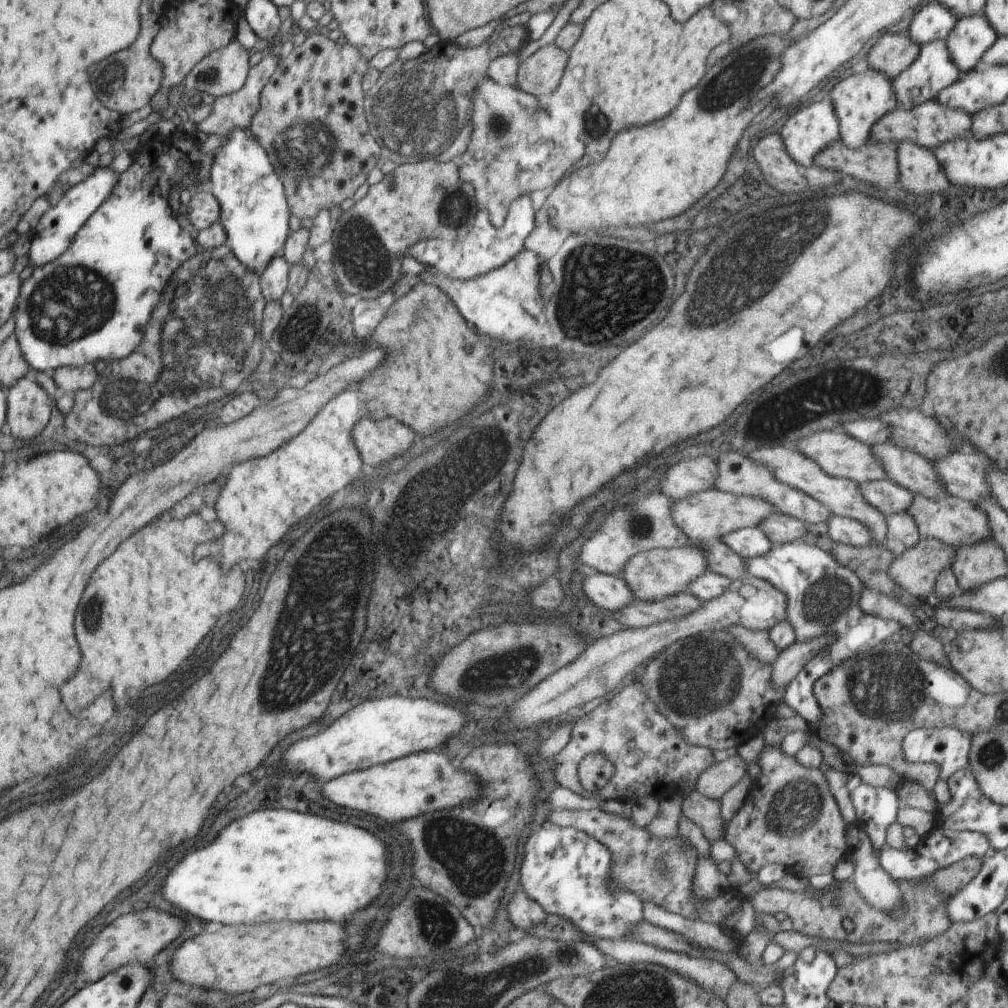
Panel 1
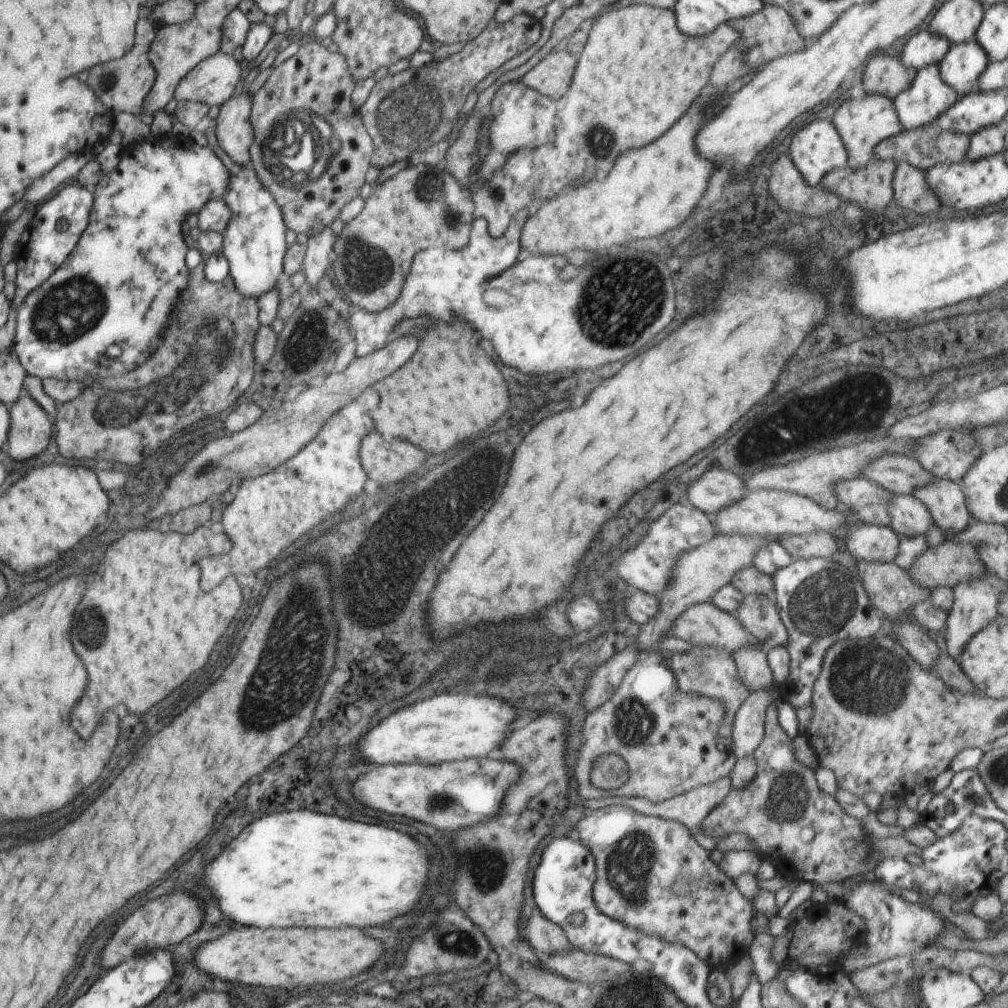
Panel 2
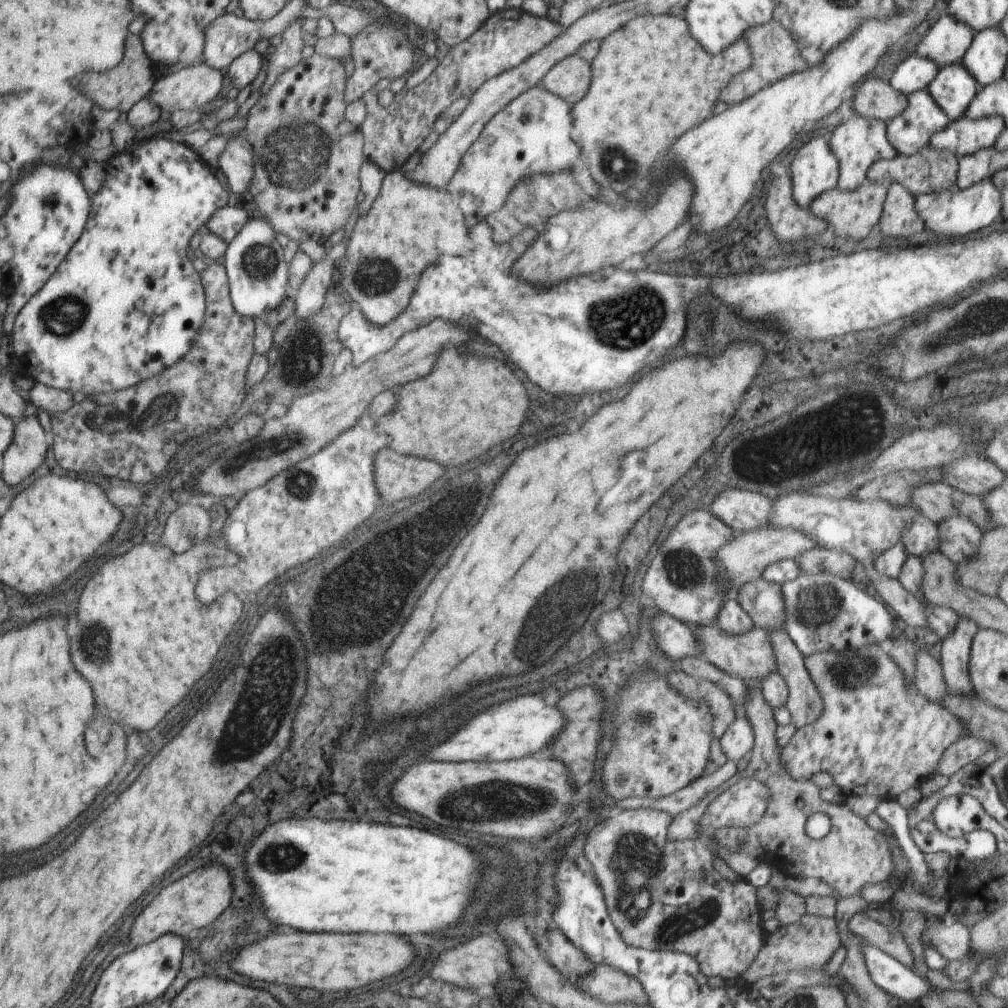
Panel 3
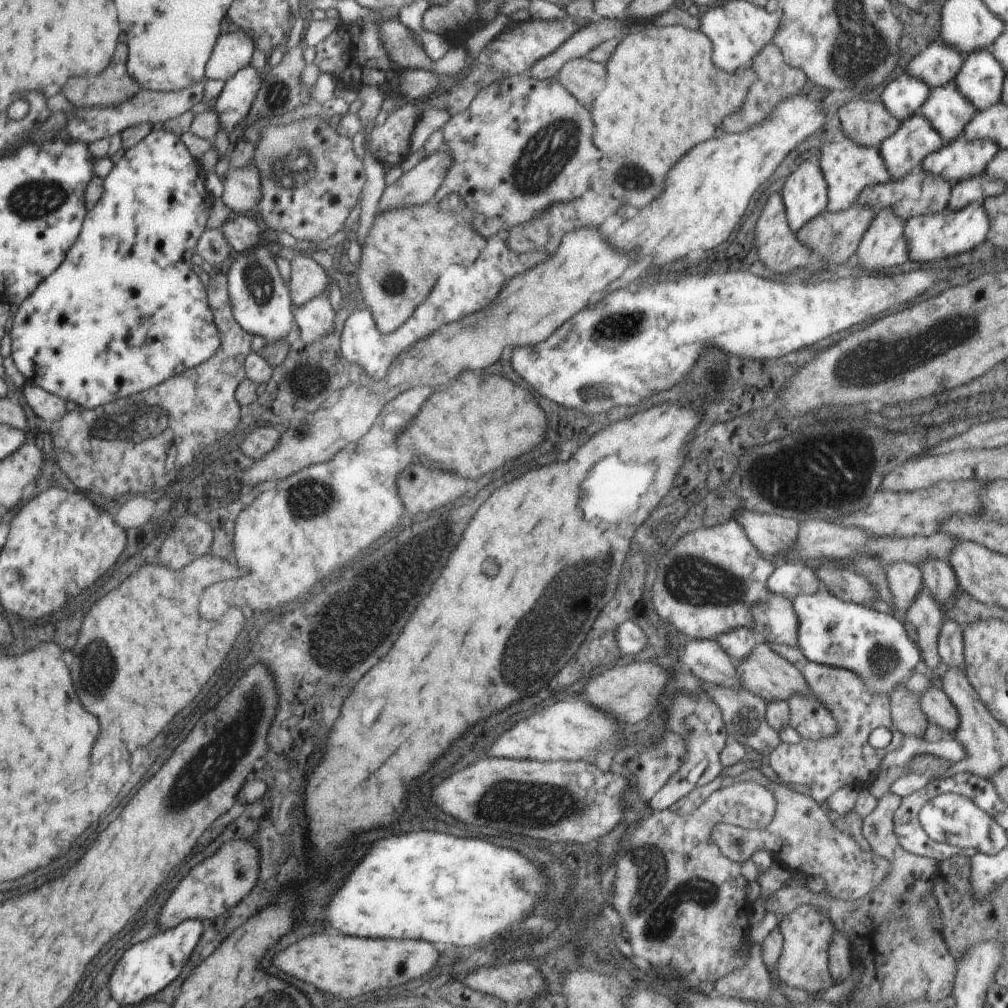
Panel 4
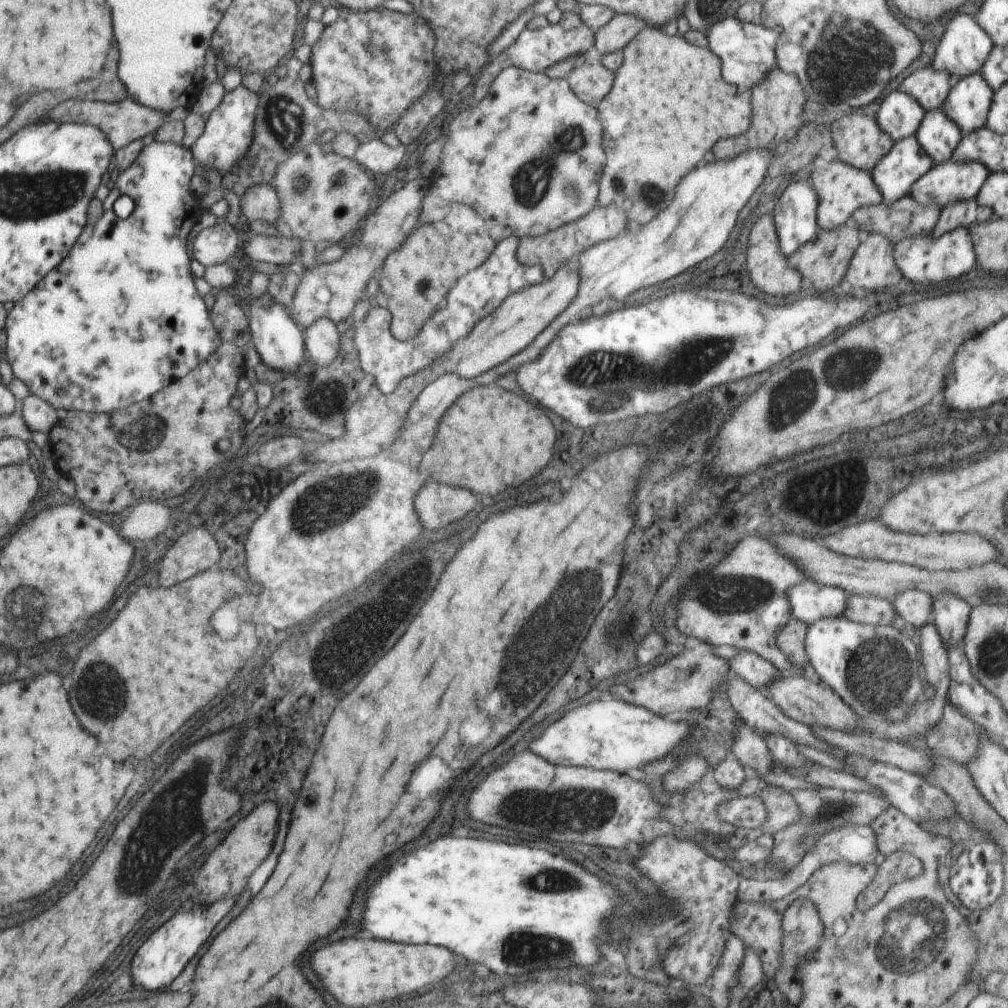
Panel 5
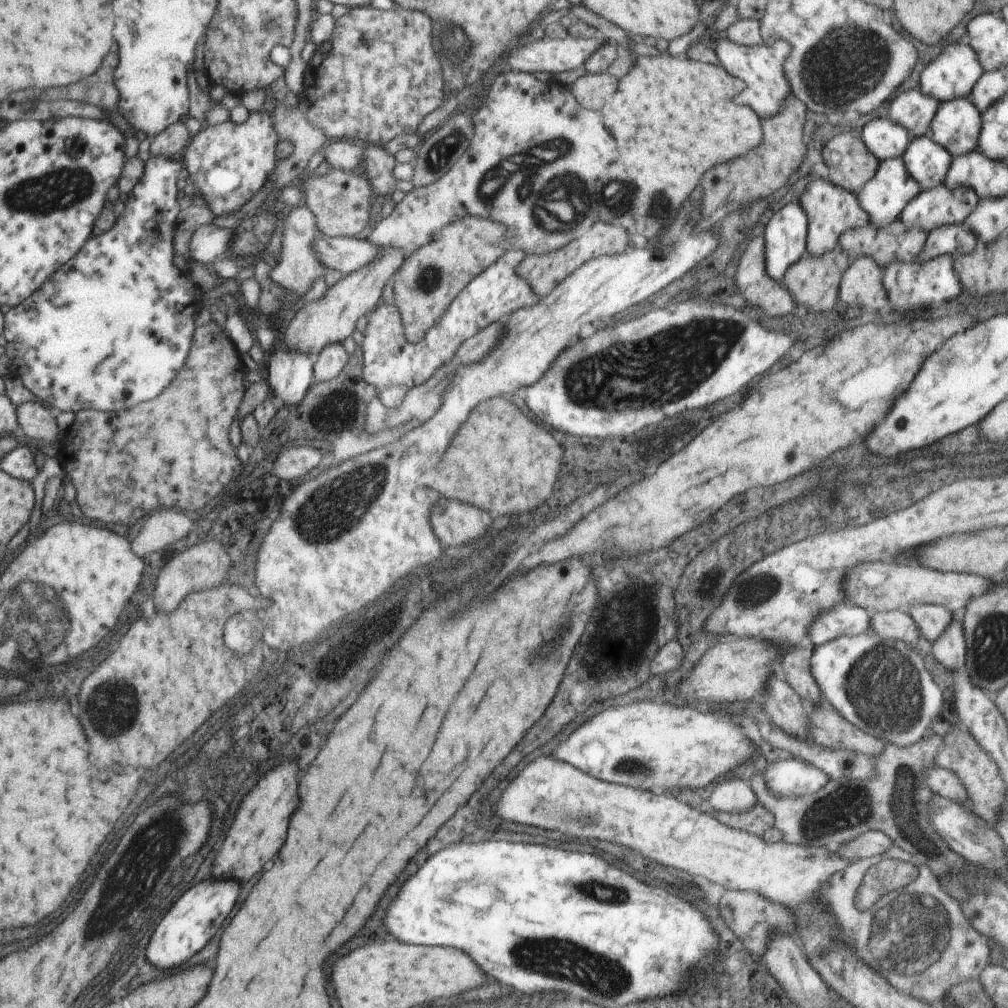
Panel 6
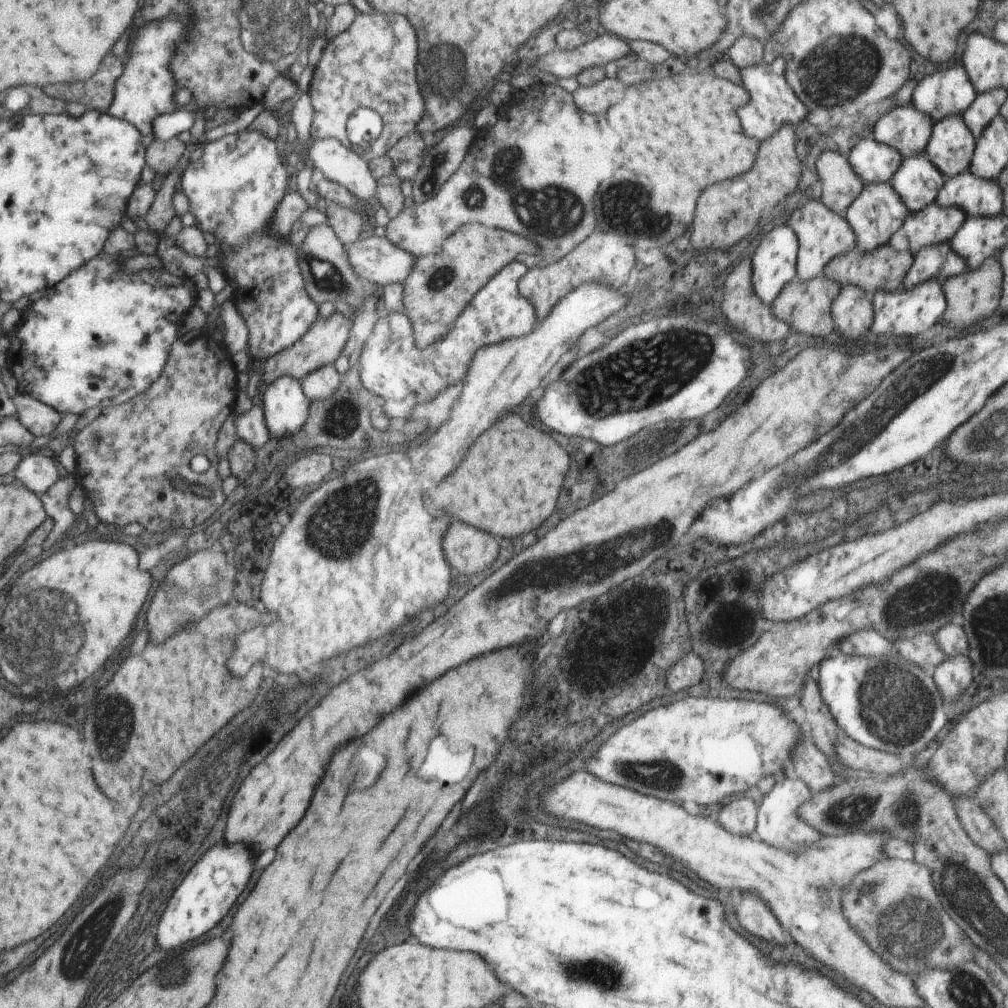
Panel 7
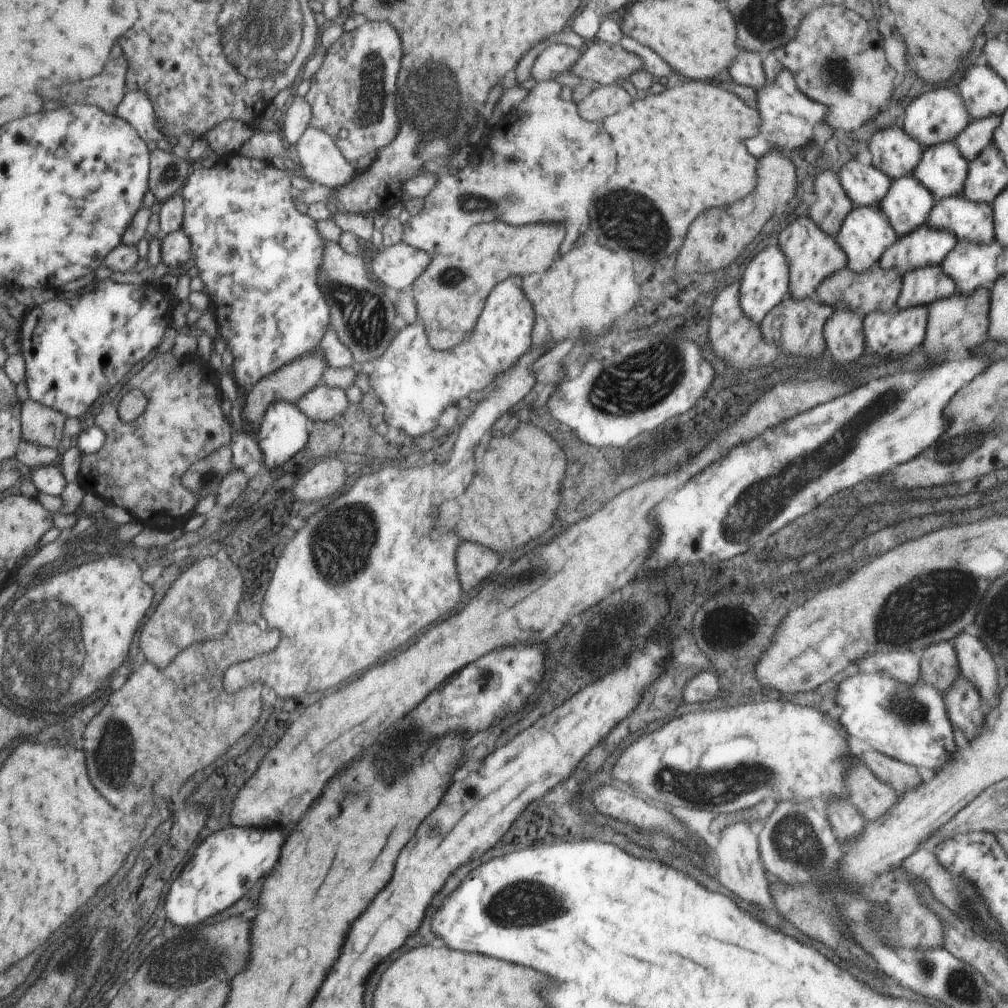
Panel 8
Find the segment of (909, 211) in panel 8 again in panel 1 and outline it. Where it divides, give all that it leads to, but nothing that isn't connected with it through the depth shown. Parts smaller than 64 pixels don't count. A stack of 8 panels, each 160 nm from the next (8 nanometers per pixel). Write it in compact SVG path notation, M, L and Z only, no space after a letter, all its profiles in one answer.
M980 13L956 21L945 43L960 76L980 66L982 55L996 42L997 34Z

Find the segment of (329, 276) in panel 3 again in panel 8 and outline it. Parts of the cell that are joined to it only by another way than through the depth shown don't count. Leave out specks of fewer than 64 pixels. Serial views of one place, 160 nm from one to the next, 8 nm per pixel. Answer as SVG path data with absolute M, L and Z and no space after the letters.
M320 383L295 405L307 416L308 420L327 423L346 413L349 403L344 390Z

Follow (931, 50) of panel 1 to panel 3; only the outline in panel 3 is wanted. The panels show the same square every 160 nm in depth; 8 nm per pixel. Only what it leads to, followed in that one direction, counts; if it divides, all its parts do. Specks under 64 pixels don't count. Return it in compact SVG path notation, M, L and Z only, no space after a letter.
M926 91L913 92L905 111L888 124L888 142L900 157L912 156L928 146L932 136L950 123L946 113Z

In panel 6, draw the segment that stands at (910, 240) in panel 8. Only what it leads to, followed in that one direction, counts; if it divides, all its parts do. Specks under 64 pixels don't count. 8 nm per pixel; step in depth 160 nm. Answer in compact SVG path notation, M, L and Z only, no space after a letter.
M936 185L933 189L918 193L901 212L899 219L906 229L919 229L929 233L942 225L962 225L968 215L976 208L980 199L972 189L950 190L942 185Z

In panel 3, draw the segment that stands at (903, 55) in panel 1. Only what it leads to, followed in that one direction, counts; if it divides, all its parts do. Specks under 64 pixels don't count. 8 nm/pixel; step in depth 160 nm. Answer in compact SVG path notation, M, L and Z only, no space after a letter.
M877 78L862 80L853 90L853 109L856 116L868 119L878 119L886 123L905 111L908 99L893 90L890 83L886 84Z

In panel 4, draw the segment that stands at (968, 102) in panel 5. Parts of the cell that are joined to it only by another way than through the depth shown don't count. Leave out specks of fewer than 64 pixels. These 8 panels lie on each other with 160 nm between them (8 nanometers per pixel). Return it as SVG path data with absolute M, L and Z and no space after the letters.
M990 48L974 50L963 60L955 79L962 96L974 104L975 110L986 110L1001 101L1005 73L1004 64L994 58Z

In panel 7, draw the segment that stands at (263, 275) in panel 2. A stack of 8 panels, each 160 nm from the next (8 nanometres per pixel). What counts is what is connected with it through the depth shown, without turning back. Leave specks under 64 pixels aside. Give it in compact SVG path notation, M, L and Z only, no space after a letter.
M282 377L271 382L265 388L263 413L267 429L271 436L284 438L300 431L309 415L309 400L301 389L301 382L290 377Z

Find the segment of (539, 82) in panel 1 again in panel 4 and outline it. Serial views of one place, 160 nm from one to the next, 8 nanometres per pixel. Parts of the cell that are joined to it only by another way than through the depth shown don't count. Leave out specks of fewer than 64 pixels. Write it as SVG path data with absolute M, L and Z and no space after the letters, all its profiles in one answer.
M584 56L566 63L559 72L558 80L580 104L590 106L604 88L606 70L603 64Z

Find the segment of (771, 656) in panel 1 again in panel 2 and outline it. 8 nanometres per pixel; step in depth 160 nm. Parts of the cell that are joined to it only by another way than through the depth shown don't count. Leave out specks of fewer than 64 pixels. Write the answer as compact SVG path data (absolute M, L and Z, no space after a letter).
M760 644L756 647L742 647L733 656L737 664L738 678L752 692L768 690L773 684L767 653L762 648Z

